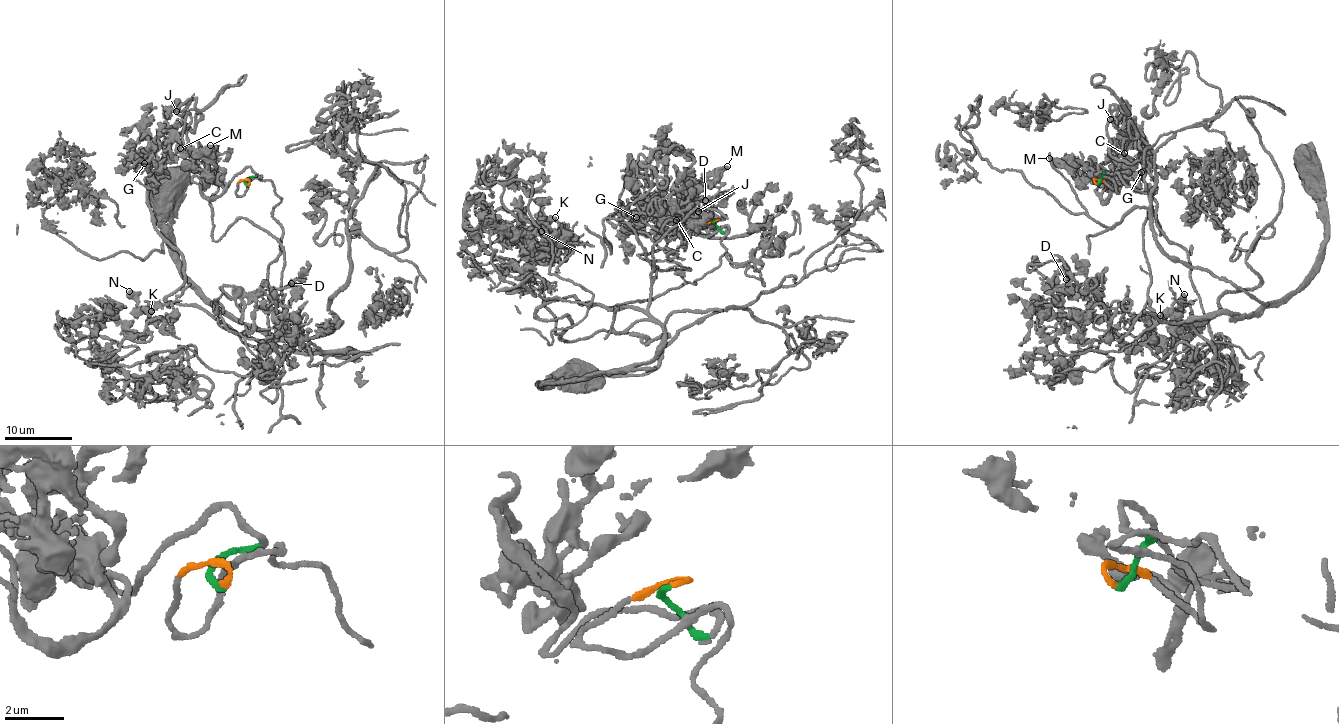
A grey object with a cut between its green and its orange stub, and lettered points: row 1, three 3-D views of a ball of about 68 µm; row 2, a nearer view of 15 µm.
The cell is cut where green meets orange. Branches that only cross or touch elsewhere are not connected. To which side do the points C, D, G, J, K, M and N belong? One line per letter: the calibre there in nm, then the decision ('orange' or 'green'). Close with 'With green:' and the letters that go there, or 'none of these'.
C: 90 nm | orange
D: 480 nm | orange
G: 360 nm | orange
J: 240 nm | orange
K: 550 nm | orange
M: 500 nm | green
N: 550 nm | orange
With green: M

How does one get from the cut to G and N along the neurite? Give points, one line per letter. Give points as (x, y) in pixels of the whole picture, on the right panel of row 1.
G: (1097, 183), (1153, 197), (1188, 254), (1189, 328), (1151, 310), (1142, 155), (1109, 150), (1142, 171)
N: (1097, 183), (1155, 201), (1212, 340), (1137, 378), (1219, 343), (1177, 362), (1184, 294)

